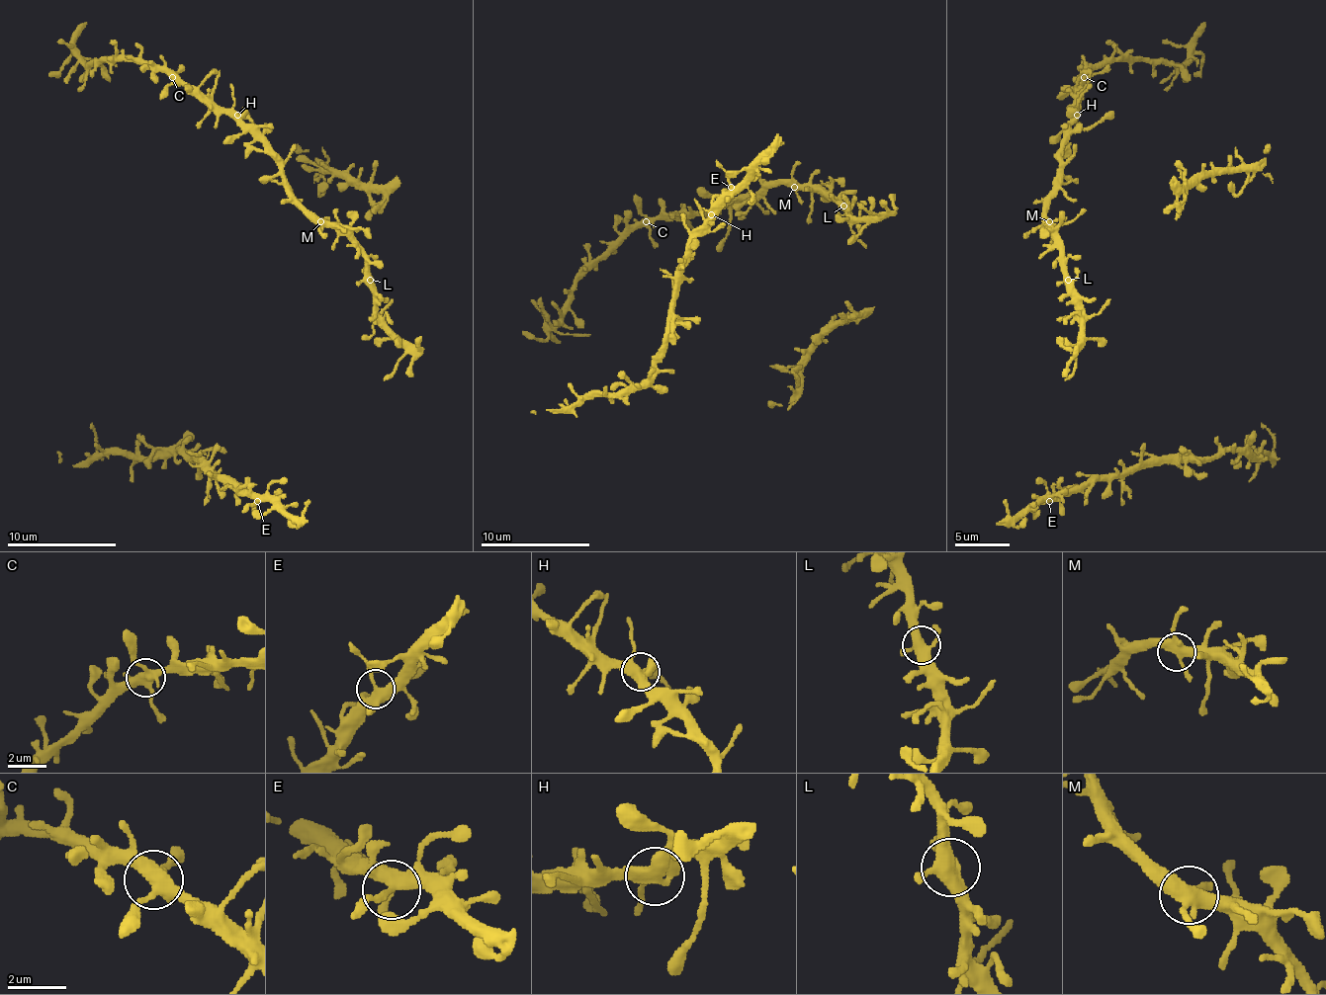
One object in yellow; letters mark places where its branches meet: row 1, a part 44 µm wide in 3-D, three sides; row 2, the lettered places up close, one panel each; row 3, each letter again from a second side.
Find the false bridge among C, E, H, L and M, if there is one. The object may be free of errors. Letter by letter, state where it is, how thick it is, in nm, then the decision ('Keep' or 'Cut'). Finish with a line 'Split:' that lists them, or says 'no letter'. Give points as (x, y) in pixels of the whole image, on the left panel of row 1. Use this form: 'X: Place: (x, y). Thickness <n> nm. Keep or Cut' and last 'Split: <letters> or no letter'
C: Place: (172, 77). Thickness 440 nm. Keep
E: Place: (257, 501). Thickness 360 nm. Keep
H: Place: (237, 115). Thickness 440 nm. Keep
L: Place: (370, 280). Thickness 440 nm. Keep
M: Place: (320, 221). Thickness 440 nm. Keep
Split: no letter

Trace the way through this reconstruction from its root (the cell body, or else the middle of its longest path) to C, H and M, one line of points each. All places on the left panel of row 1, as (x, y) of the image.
C: (397, 340), (375, 318), (367, 257), (293, 195), (285, 167), (248, 131), (172, 76)
H: (397, 340), (375, 318), (375, 285), (367, 257), (293, 195), (282, 159), (237, 115)
M: (397, 340), (375, 318), (375, 285), (367, 271), (367, 257), (345, 235), (320, 221)

